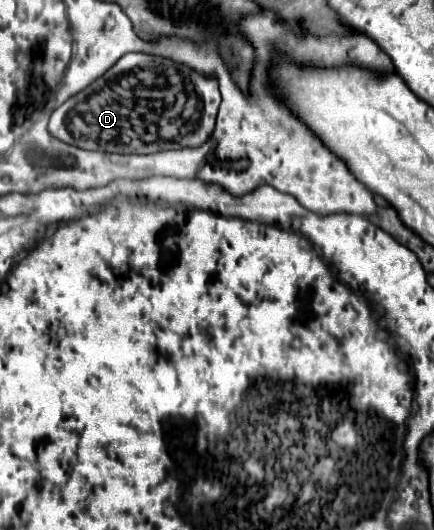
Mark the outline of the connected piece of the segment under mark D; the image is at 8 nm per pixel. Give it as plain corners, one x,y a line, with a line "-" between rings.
128,53
98,77
86,91
72,95
50,117
48,131
64,143
82,149
100,149
112,153
156,153
162,149
202,145
214,131
214,121
220,105
220,89
214,77
202,77
196,69
180,65
170,57
150,53

